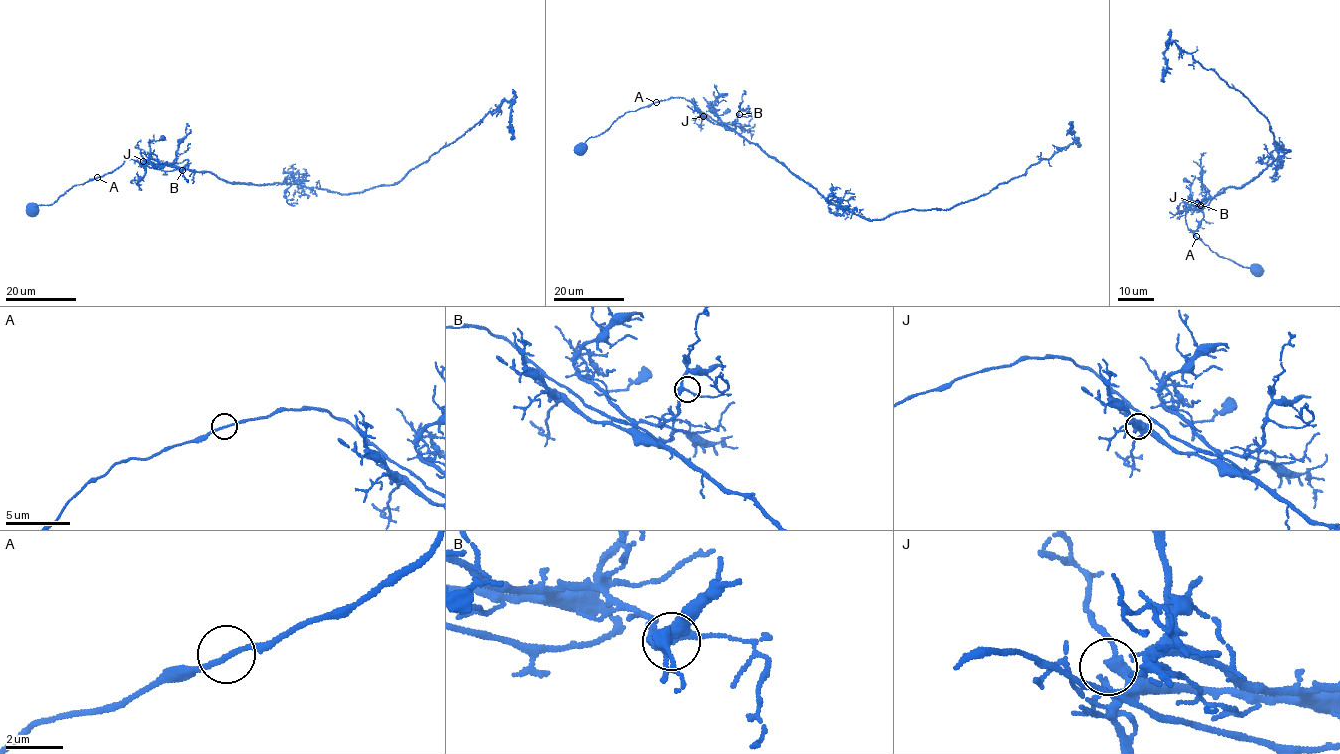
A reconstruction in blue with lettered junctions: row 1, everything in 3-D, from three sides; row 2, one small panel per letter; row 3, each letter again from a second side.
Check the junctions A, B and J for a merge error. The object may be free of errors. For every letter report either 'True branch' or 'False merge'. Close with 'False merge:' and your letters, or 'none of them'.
A: True branch
B: True branch
J: True branch
False merge: none of them

